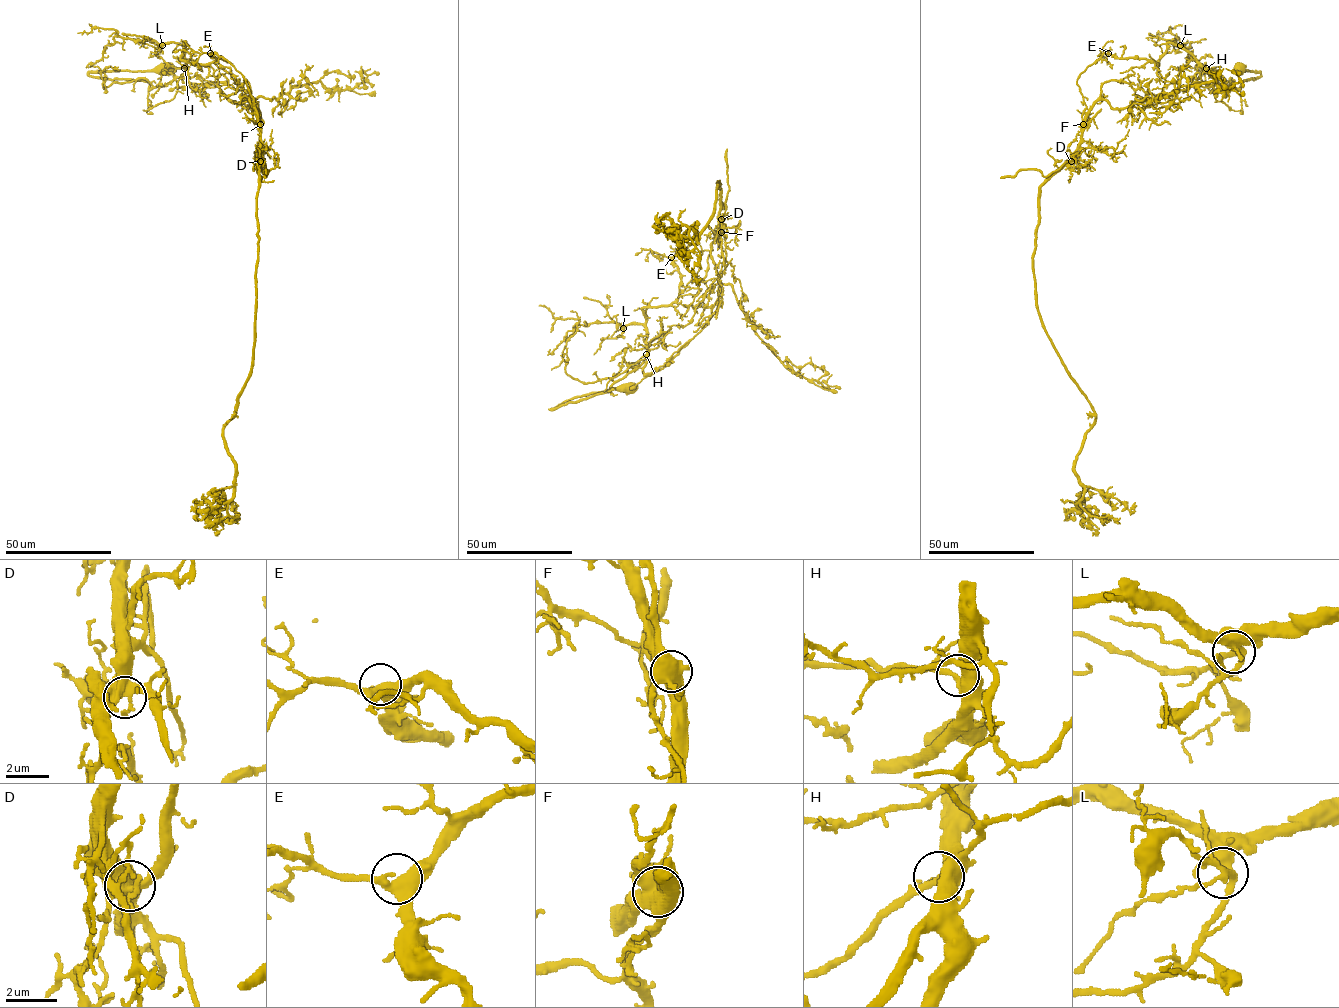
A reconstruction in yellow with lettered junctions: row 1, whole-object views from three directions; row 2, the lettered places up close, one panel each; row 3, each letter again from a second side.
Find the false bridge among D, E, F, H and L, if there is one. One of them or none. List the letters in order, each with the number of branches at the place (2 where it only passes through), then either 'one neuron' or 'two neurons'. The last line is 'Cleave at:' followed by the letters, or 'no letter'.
D: 5 branches meet; one neuron
E: 4 branches meet; one neuron
F: 5 branches meet; two neurons
H: 4 branches meet; one neuron
L: 5 branches meet; one neuron
Cleave at: F

